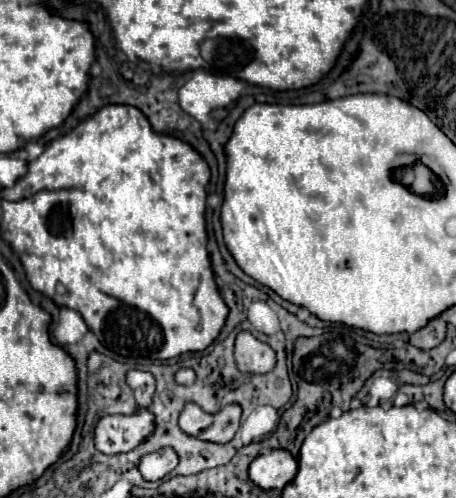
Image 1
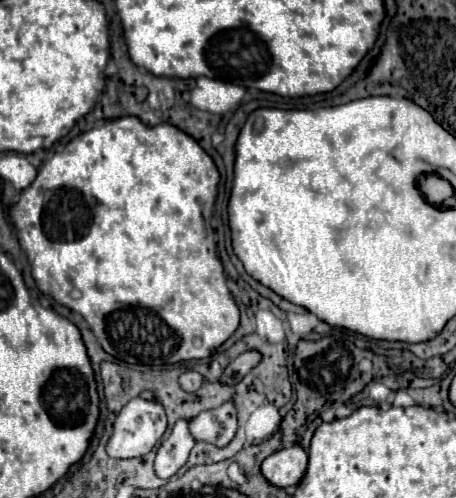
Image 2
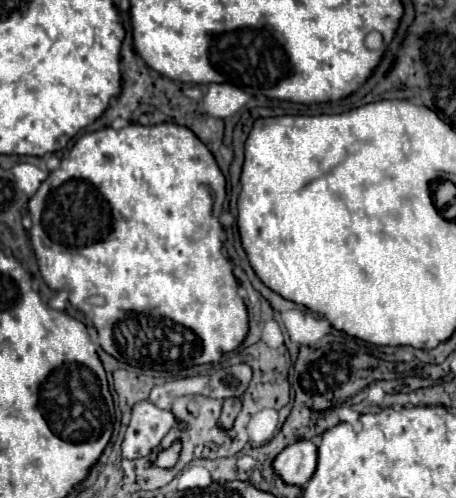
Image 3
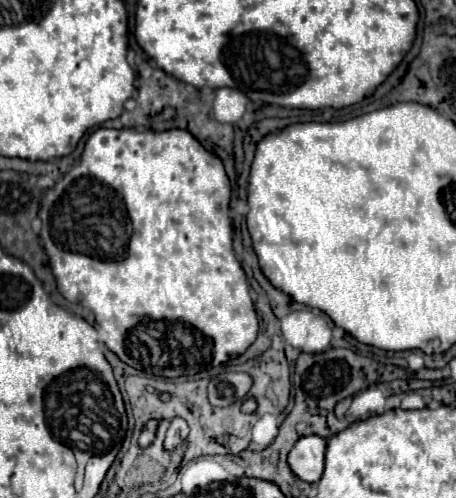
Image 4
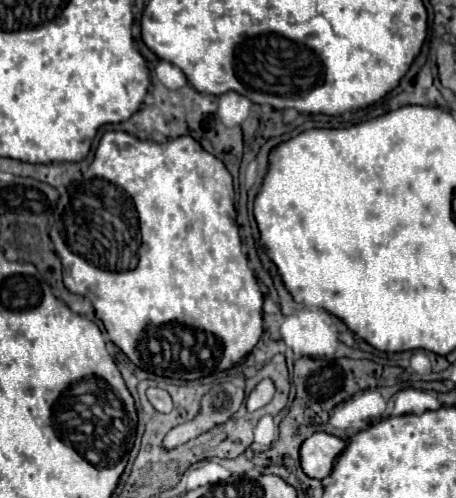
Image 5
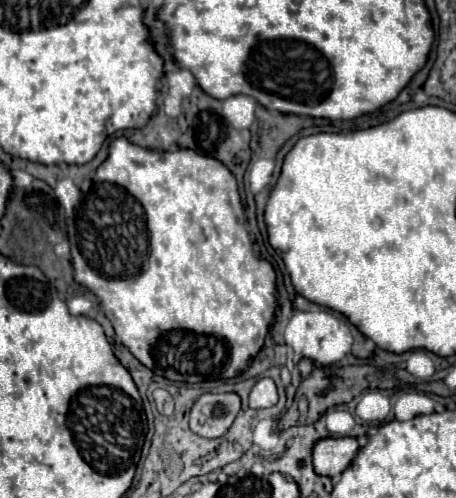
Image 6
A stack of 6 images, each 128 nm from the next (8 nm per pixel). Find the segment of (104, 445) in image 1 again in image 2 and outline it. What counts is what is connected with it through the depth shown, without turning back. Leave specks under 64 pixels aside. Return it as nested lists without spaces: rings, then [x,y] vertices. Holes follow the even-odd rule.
[[[120,414],[114,424],[114,434],[108,442],[108,454],[112,458],[138,458],[148,454],[154,444],[166,432],[166,414],[160,418],[144,418],[146,414],[132,414],[126,418]]]

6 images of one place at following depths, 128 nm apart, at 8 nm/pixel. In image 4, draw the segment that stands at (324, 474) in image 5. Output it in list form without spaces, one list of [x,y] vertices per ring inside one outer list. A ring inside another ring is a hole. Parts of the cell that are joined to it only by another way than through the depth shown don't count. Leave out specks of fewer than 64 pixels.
[[[302,436],[288,454],[292,472],[304,482],[318,482],[324,474],[324,454],[328,440],[322,436]]]

